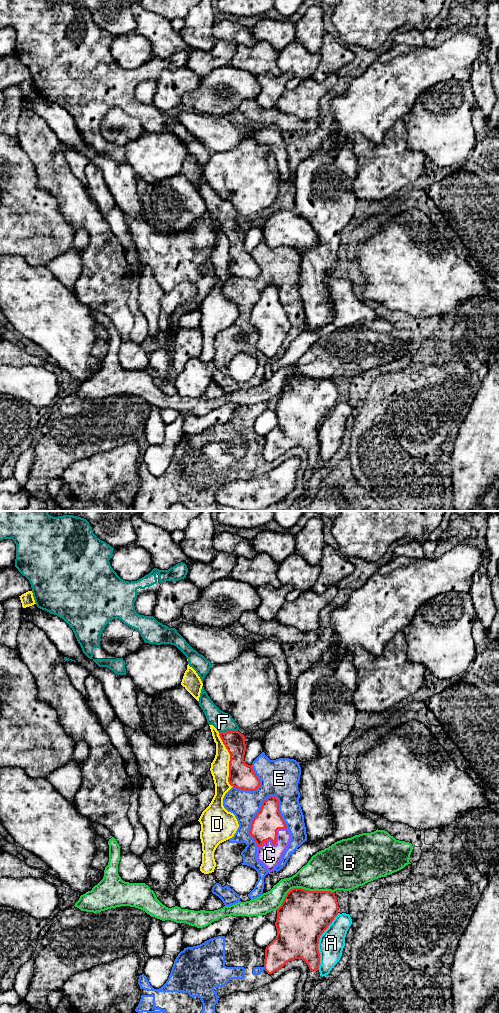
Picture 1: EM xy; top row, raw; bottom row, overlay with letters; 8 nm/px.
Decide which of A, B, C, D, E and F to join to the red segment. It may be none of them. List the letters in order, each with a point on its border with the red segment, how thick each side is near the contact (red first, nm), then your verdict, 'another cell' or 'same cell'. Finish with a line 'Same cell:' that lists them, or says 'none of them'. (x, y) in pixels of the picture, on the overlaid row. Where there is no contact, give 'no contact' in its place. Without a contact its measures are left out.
A: contact xy (318, 941); calibres 400 and 200 nm; another cell
B: contact xy (302, 889); calibres 400 and 320 nm; another cell
C: contact xy (275, 842); calibres 220 and 180 nm; same cell
D: contact xy (230, 760); calibres 200 and 150 nm; another cell
E: contact xy (254, 818); calibres 220 and 220 nm; another cell
F: contact xy (228, 731); calibres 170 and 160 nm; same cell
Same cell: C, F

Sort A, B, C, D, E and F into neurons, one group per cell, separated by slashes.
A / B / C F / D / E

